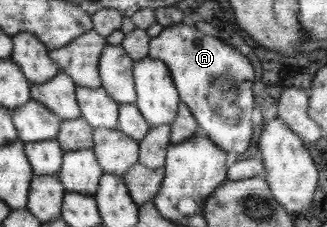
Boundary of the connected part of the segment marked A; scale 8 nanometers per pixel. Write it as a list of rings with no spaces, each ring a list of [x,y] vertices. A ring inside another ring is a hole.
[[[186,22],[163,27],[149,43],[149,58],[162,60],[170,71],[181,101],[199,124],[200,133],[217,143],[222,150],[244,152],[252,140],[252,82],[254,70],[246,56],[230,44],[200,32]]]

